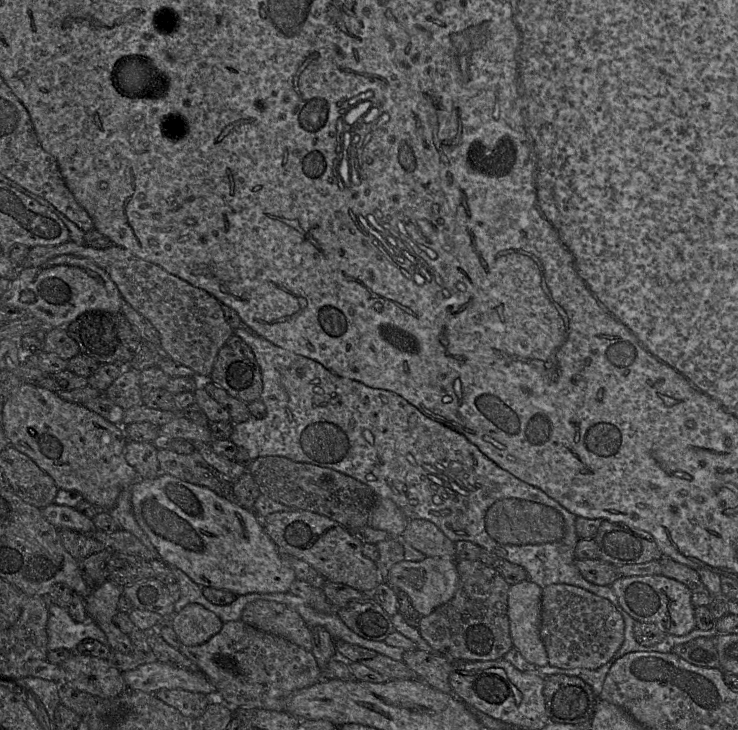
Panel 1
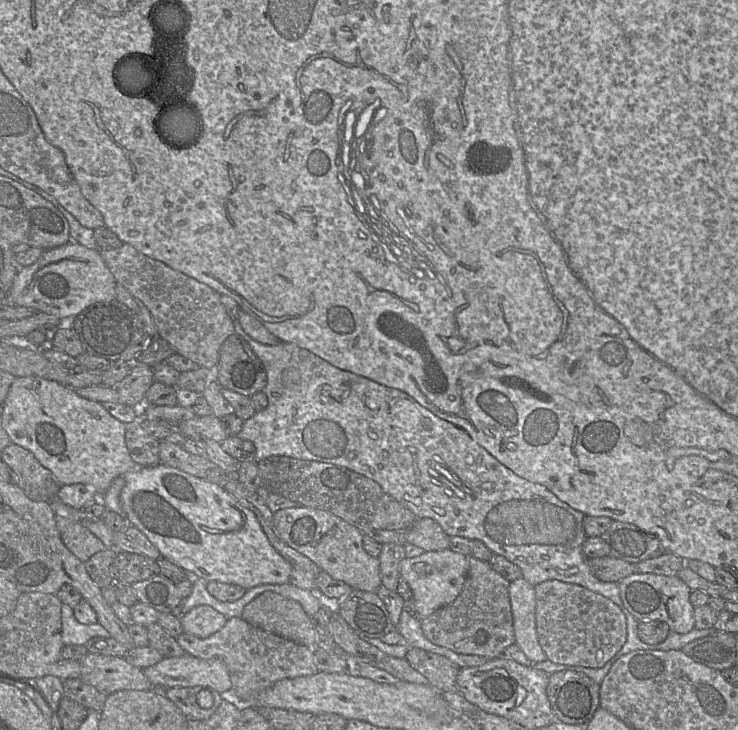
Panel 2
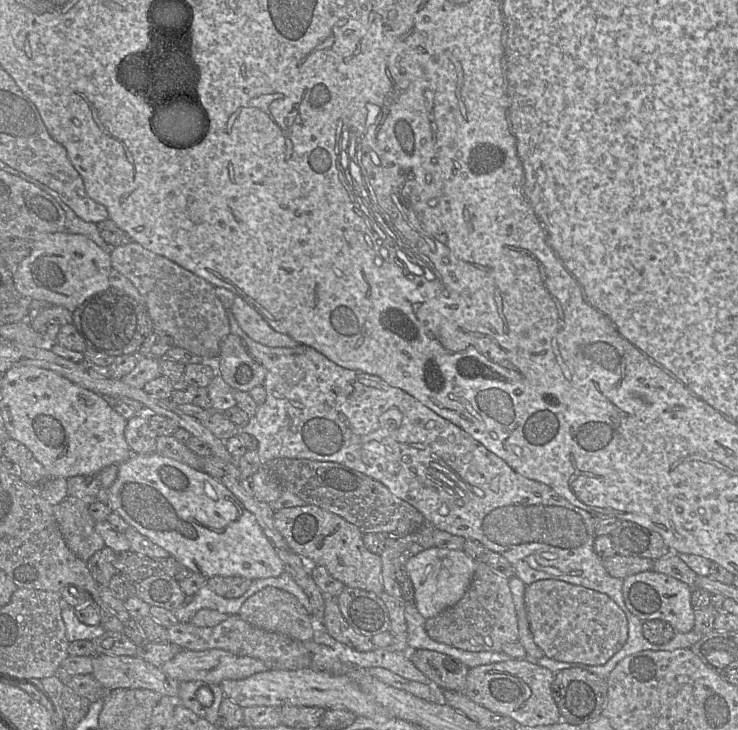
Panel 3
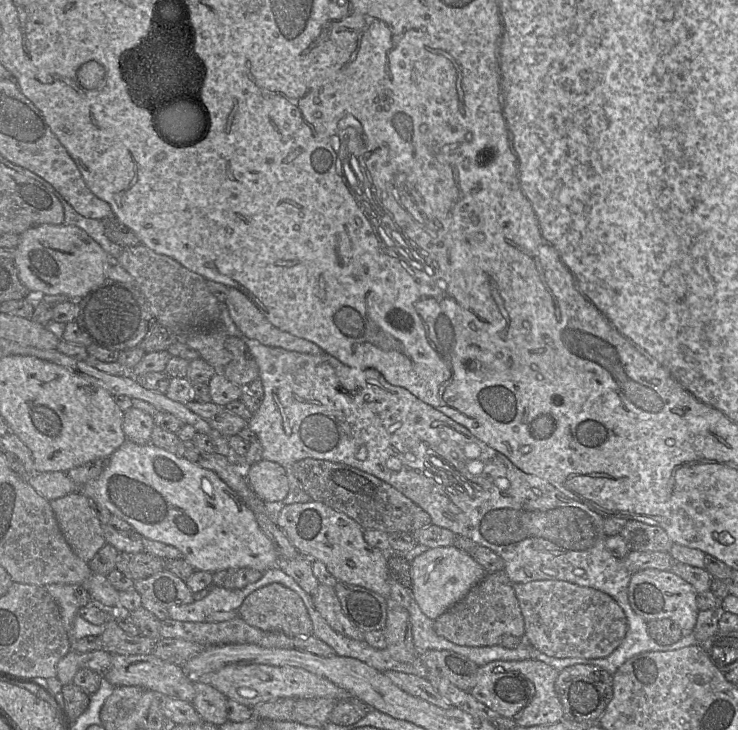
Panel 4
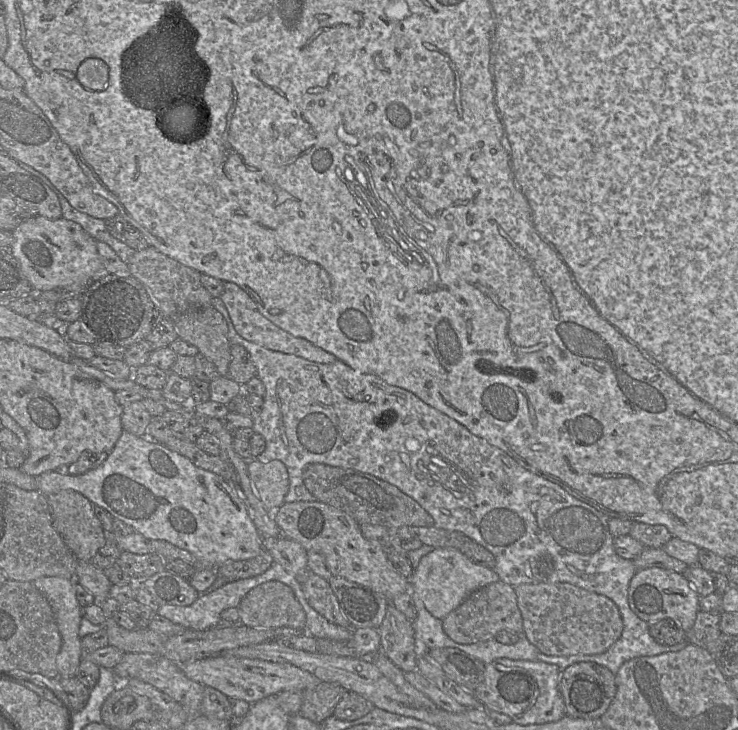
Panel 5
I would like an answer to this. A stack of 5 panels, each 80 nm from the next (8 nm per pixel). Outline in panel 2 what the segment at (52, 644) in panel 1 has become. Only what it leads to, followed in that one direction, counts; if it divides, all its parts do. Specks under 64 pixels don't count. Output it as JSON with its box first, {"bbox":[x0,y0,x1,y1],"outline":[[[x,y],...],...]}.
{"bbox":[61,604,110,645],"outline":[[[66,604],[61,608],[62,641],[66,645],[85,645],[91,638],[108,638],[110,634],[99,623],[82,624],[74,616],[74,609]]]}

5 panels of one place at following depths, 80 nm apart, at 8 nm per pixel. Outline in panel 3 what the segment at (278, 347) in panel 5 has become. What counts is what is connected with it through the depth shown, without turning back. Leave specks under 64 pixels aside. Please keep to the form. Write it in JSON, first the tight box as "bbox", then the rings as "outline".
{"bbox":[230,296,303,347],"outline":[[[235,296],[230,311],[242,331],[258,343],[270,347],[303,345],[289,335],[274,330],[264,317],[240,296]]]}

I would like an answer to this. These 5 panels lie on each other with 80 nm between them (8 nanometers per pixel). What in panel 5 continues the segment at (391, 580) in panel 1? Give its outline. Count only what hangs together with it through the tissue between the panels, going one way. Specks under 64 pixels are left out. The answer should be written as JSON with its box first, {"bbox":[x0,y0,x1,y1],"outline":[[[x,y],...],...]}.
{"bbox":[409,547,498,620],"outline":[[[439,547],[420,559],[409,579],[409,591],[420,597],[431,615],[442,620],[474,591],[498,581],[493,569],[472,562],[458,549]]]}

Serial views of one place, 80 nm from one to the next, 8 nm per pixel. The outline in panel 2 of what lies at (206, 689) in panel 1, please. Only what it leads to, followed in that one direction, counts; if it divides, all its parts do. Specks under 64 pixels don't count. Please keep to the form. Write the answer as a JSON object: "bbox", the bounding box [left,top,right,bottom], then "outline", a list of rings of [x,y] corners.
{"bbox":[143,654,232,696],"outline":[[[189,654],[163,658],[143,672],[154,688],[206,686],[227,696],[232,683],[225,662],[220,658],[200,659]]]}

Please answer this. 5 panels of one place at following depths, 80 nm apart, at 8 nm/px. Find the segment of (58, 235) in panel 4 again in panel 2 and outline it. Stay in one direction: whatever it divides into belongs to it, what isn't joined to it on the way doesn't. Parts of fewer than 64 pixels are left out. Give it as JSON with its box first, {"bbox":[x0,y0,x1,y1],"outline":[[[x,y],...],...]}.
{"bbox":[7,241,116,321],"outline":[[[69,241],[64,245],[45,249],[35,263],[19,267],[7,295],[7,302],[31,307],[62,321],[69,321],[93,303],[116,299],[116,283],[99,249]]]}

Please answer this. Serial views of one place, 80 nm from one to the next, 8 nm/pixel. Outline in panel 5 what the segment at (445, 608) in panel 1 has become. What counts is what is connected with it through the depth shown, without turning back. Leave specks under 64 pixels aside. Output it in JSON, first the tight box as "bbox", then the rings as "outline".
{"bbox":[442,581,523,644],"outline":[[[498,581],[474,591],[442,619],[442,626],[447,636],[460,644],[472,644],[493,639],[502,630],[522,634],[523,619],[517,605],[514,587]]]}

